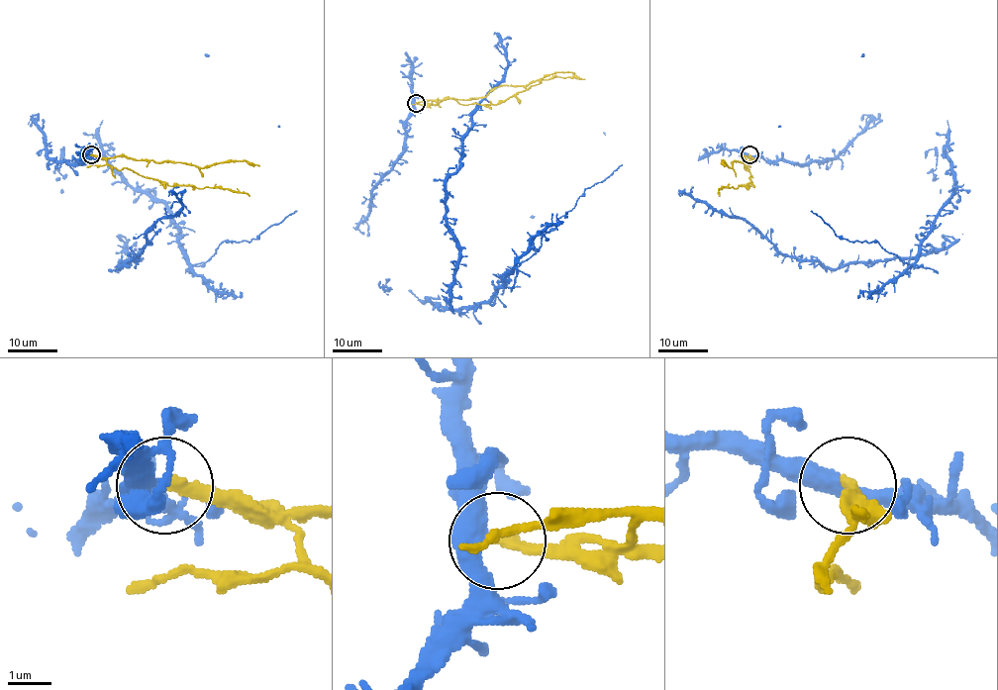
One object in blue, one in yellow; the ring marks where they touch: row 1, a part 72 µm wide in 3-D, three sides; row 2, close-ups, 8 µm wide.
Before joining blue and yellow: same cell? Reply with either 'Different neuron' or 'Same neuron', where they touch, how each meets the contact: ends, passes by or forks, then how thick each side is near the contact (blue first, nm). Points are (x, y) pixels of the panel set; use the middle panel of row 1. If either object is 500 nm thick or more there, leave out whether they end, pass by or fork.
Different neuron. Place: (416, 103). At the ring blue passes by. At the ring yellow ends. Thickness 360 nm (blue) against 260 nm

